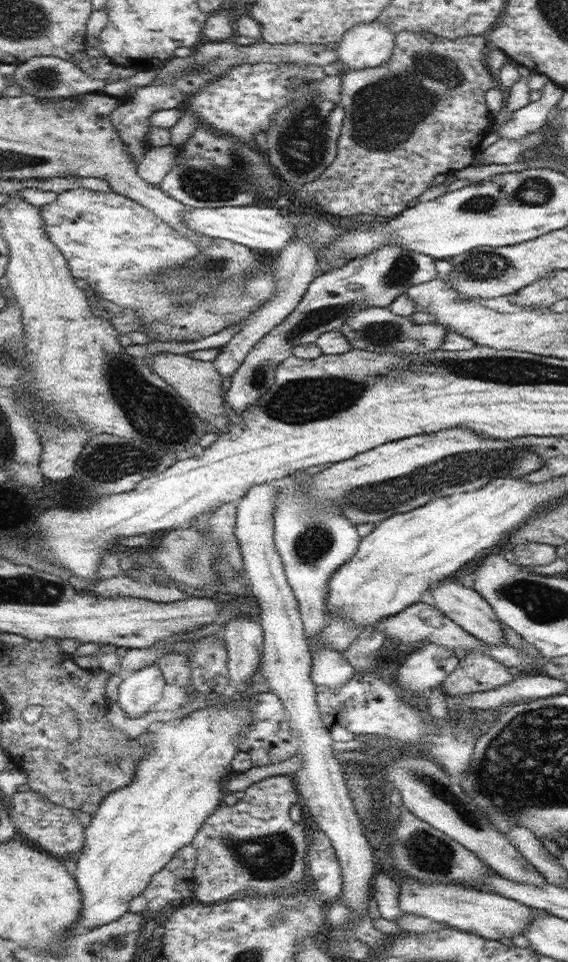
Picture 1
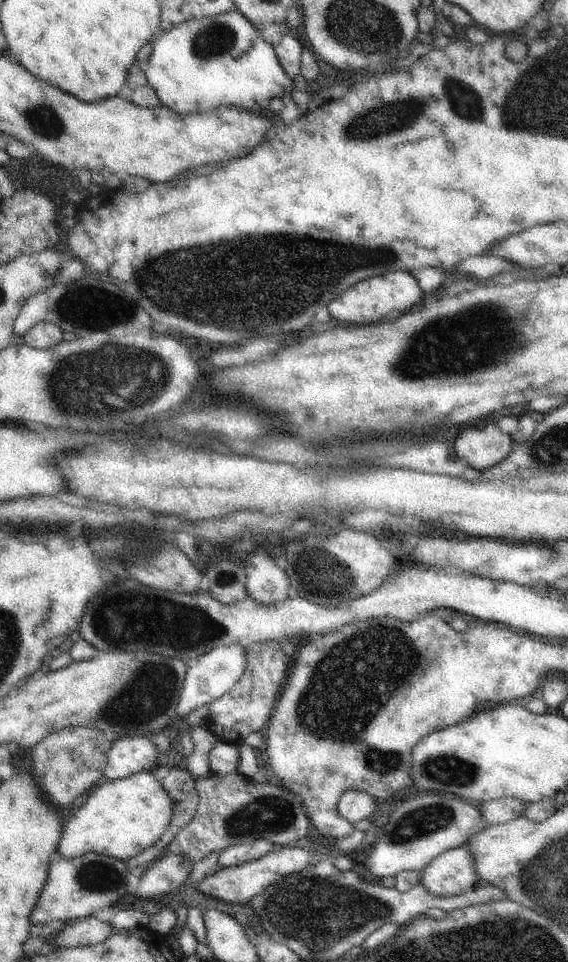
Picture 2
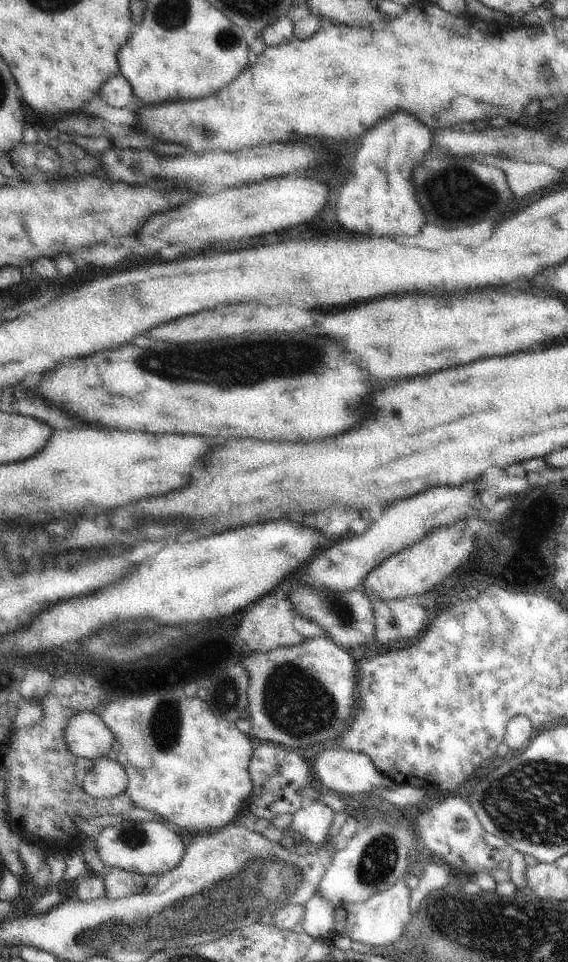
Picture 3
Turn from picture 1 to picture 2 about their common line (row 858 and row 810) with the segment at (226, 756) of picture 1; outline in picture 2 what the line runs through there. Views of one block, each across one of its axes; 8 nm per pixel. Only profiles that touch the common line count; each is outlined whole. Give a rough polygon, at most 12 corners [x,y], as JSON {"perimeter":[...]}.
{"perimeter":[[163,773],[95,787],[67,822],[64,859],[121,861],[172,820]]}

